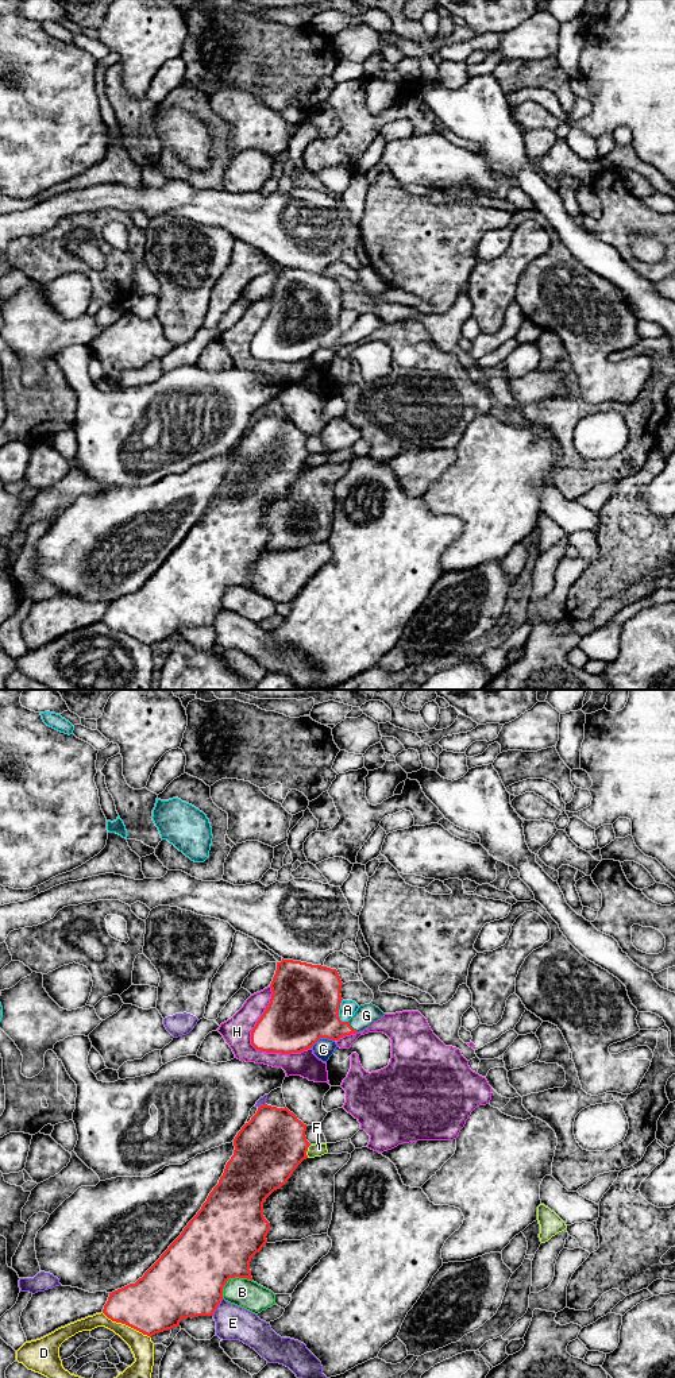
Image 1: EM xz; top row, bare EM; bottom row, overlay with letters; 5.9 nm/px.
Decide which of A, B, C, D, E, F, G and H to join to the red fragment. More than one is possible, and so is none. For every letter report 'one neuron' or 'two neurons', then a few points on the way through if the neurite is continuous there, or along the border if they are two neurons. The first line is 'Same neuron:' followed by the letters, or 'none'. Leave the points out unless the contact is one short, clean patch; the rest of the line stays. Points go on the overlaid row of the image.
Same neuron: G
A: two neurons
B: two neurons
C: two neurons
D: two neurons
E: two neurons
F: two neurons
G: one neuron; way xz (312, 1012), (331, 1027), (351, 1027), (366, 1015)
H: two neurons

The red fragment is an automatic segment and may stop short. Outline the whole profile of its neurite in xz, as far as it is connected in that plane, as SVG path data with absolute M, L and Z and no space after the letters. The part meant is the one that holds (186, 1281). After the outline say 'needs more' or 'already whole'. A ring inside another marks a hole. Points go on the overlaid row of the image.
M258 1107L235 1136L234 1155L197 1215L142 1278L109 1293L103 1313L151 1338L180 1327L182 1319L213 1316L230 1278L252 1281L251 1258L267 1243L270 1231L263 1203L308 1158L310 1143L305 1136L306 1127L286 1107Z | already whole

